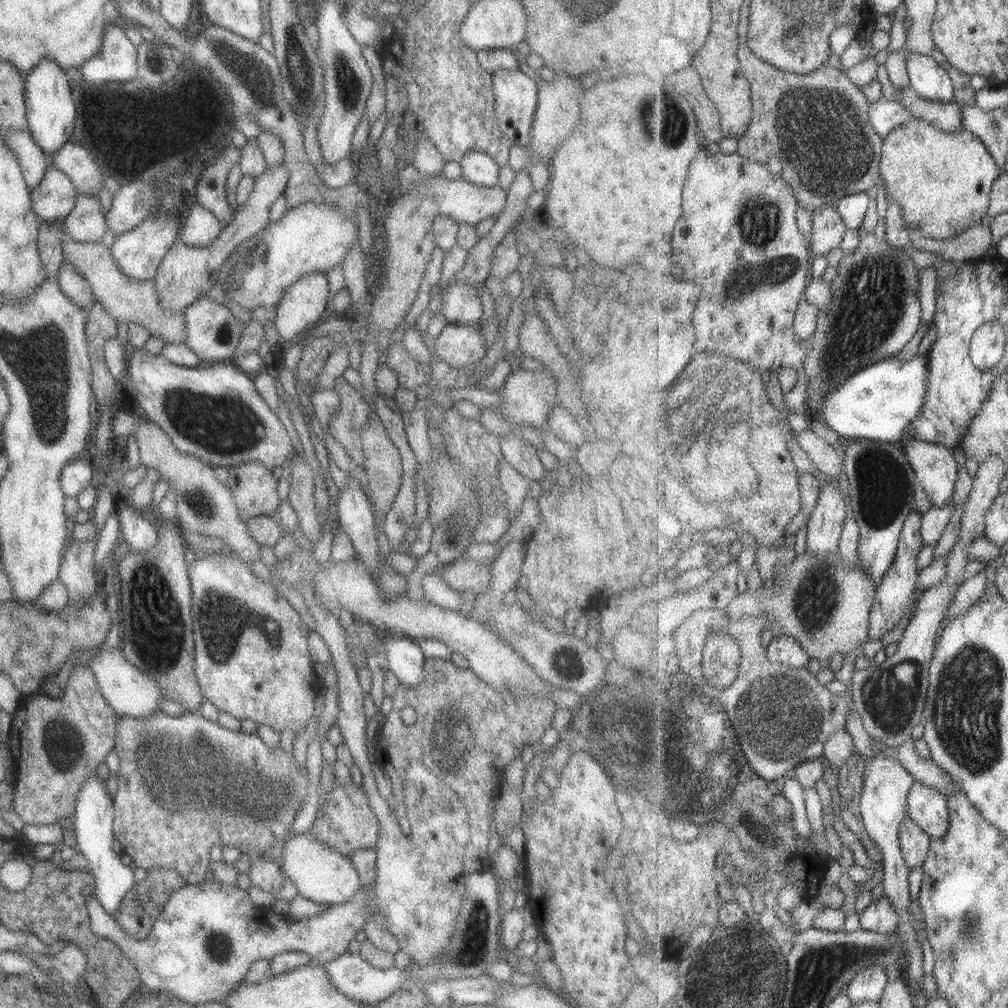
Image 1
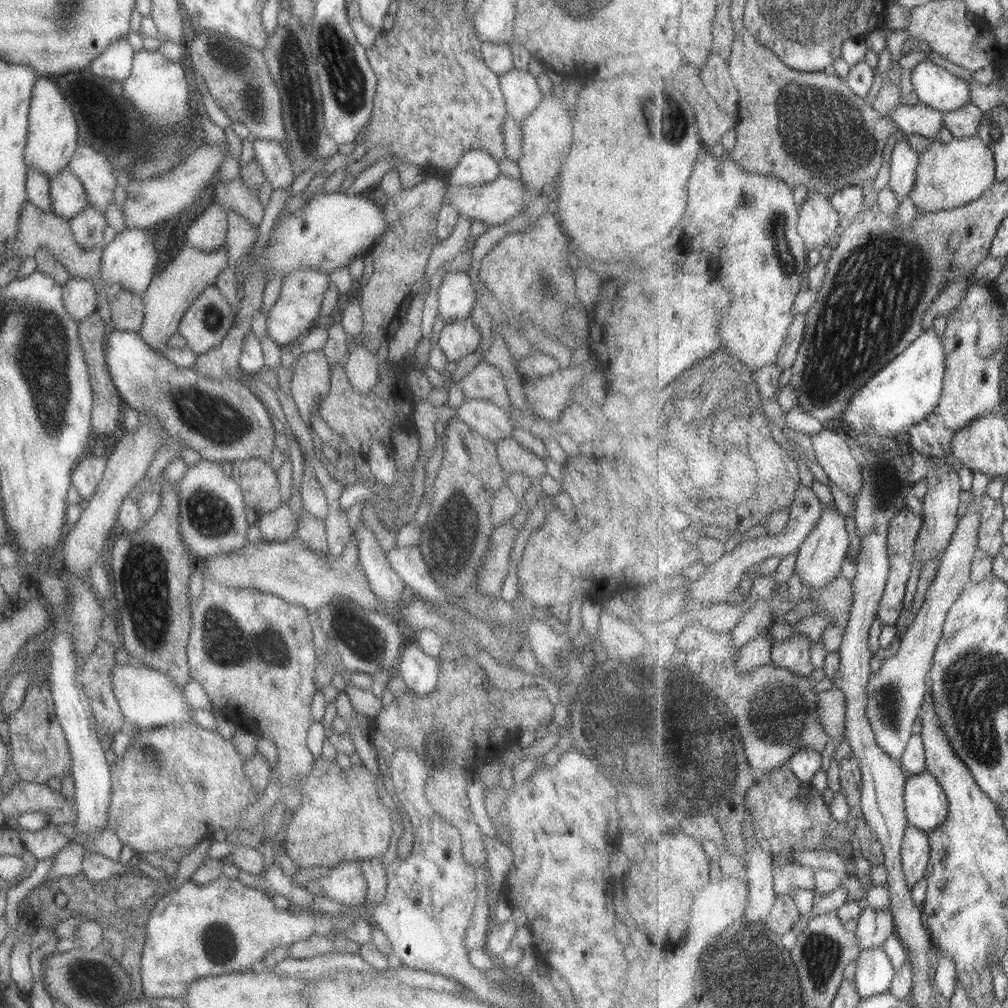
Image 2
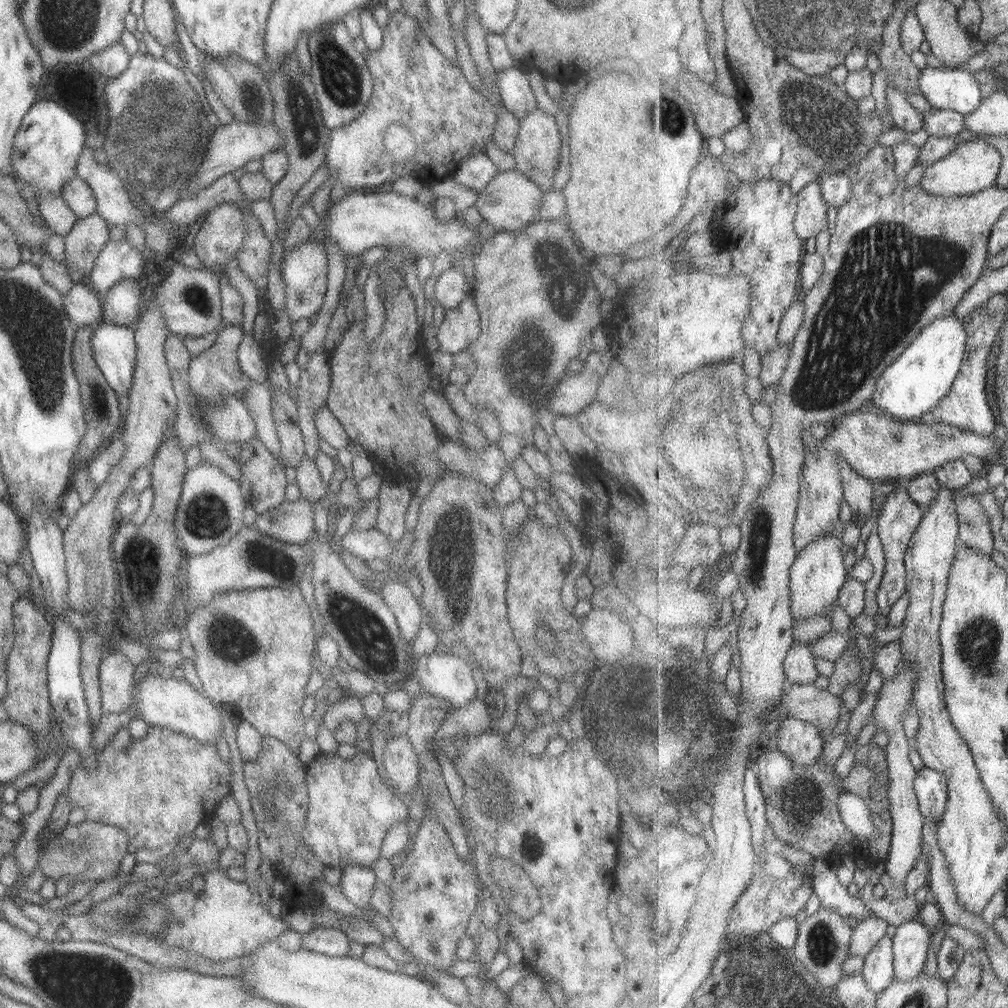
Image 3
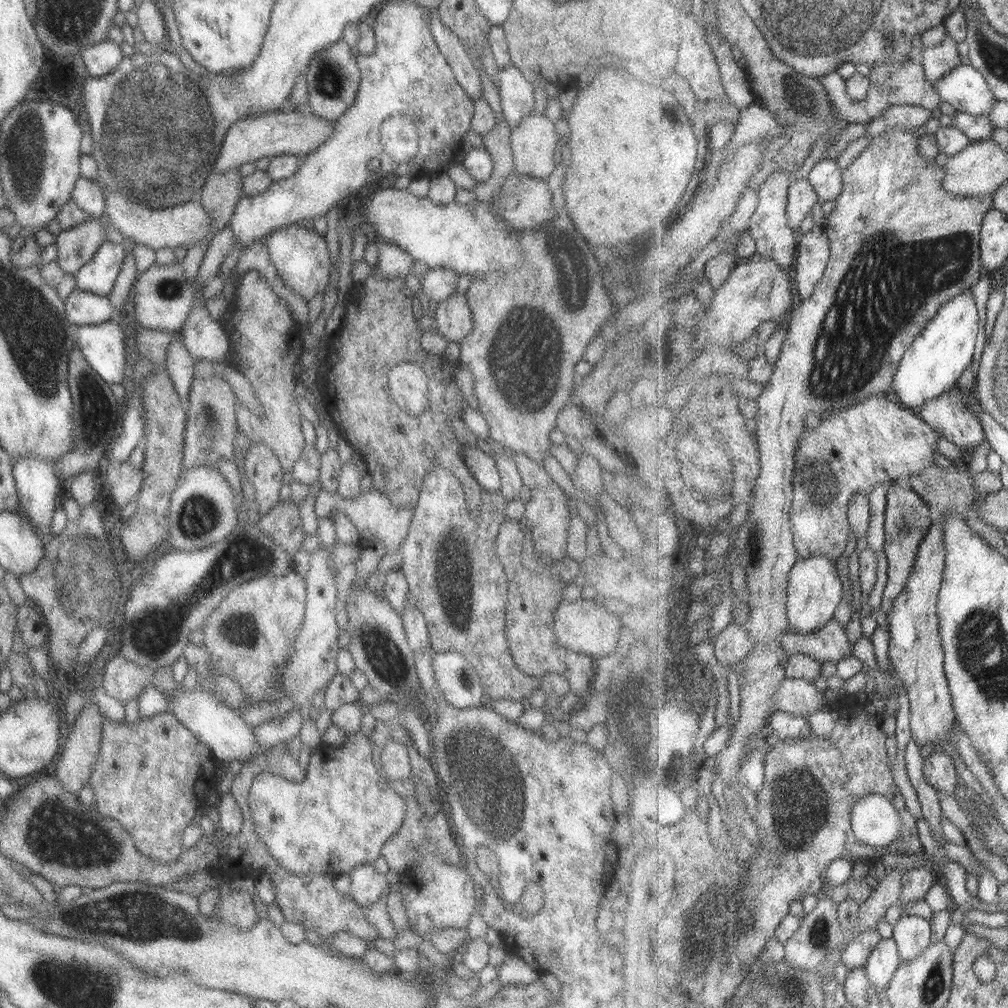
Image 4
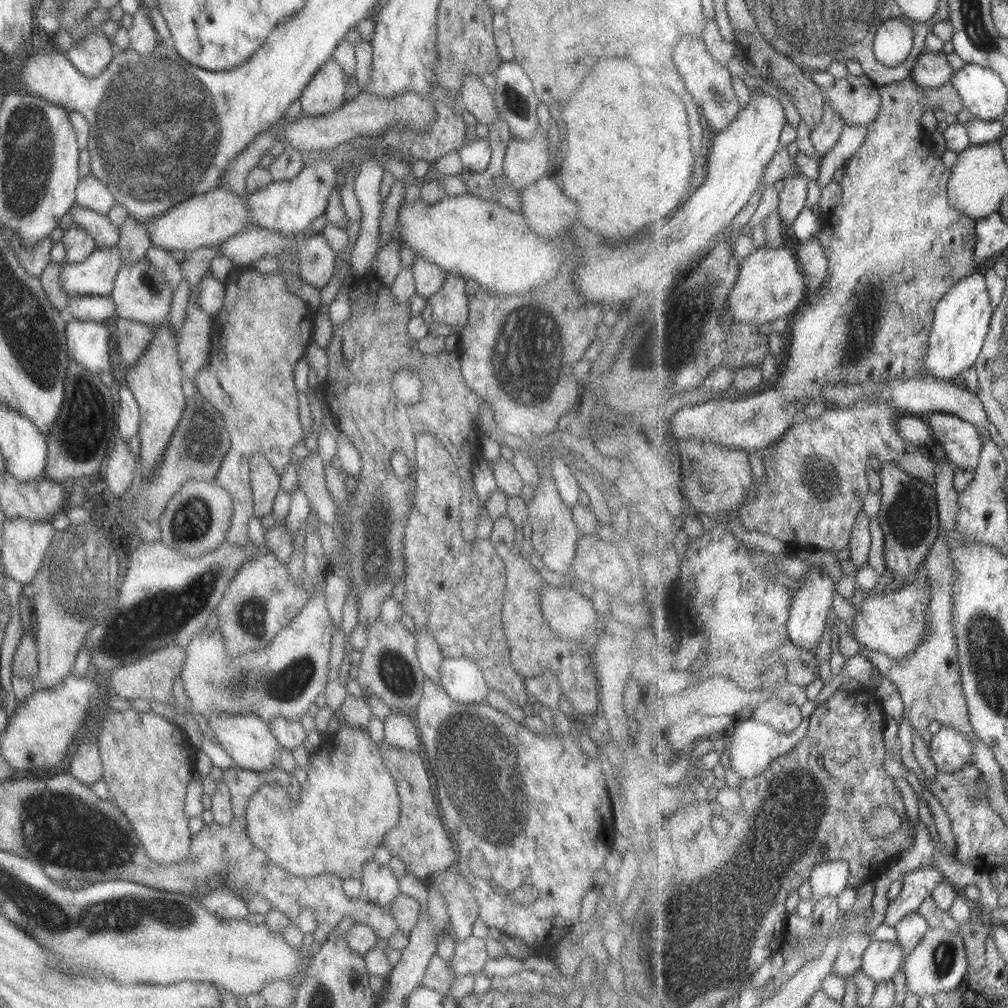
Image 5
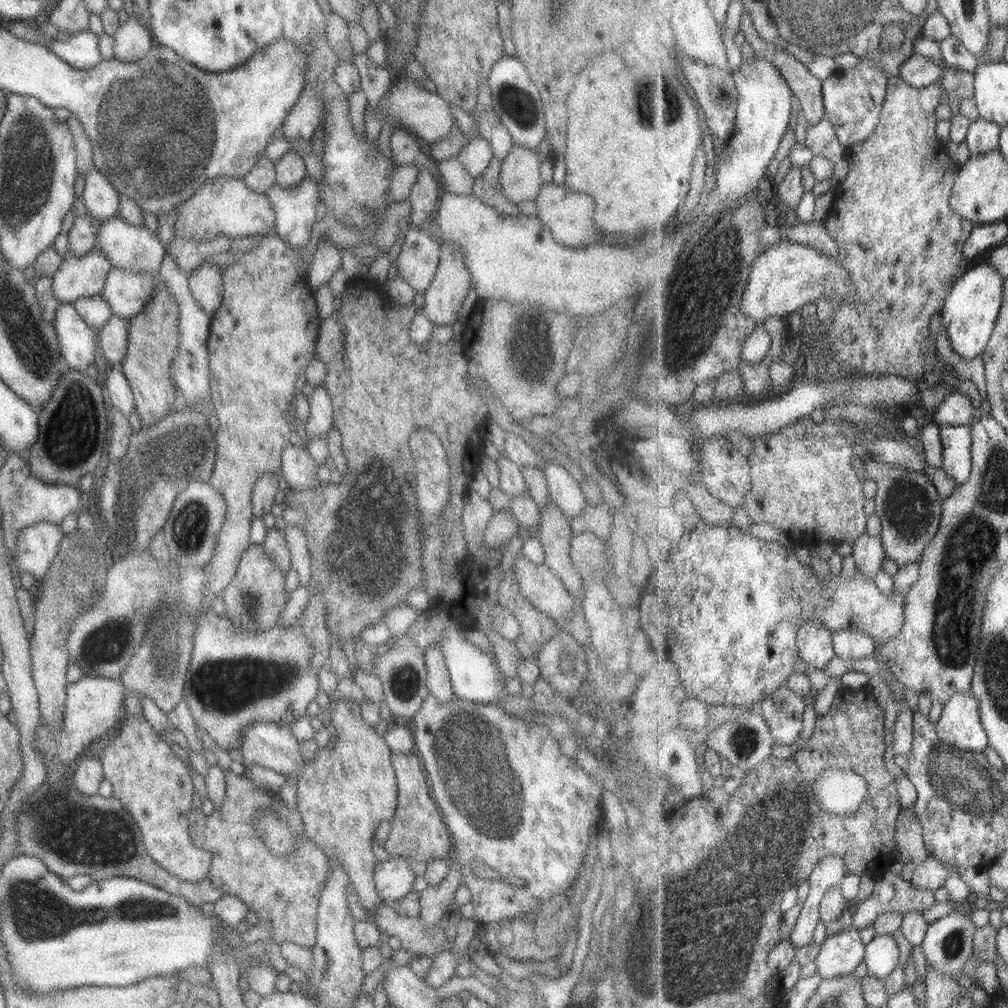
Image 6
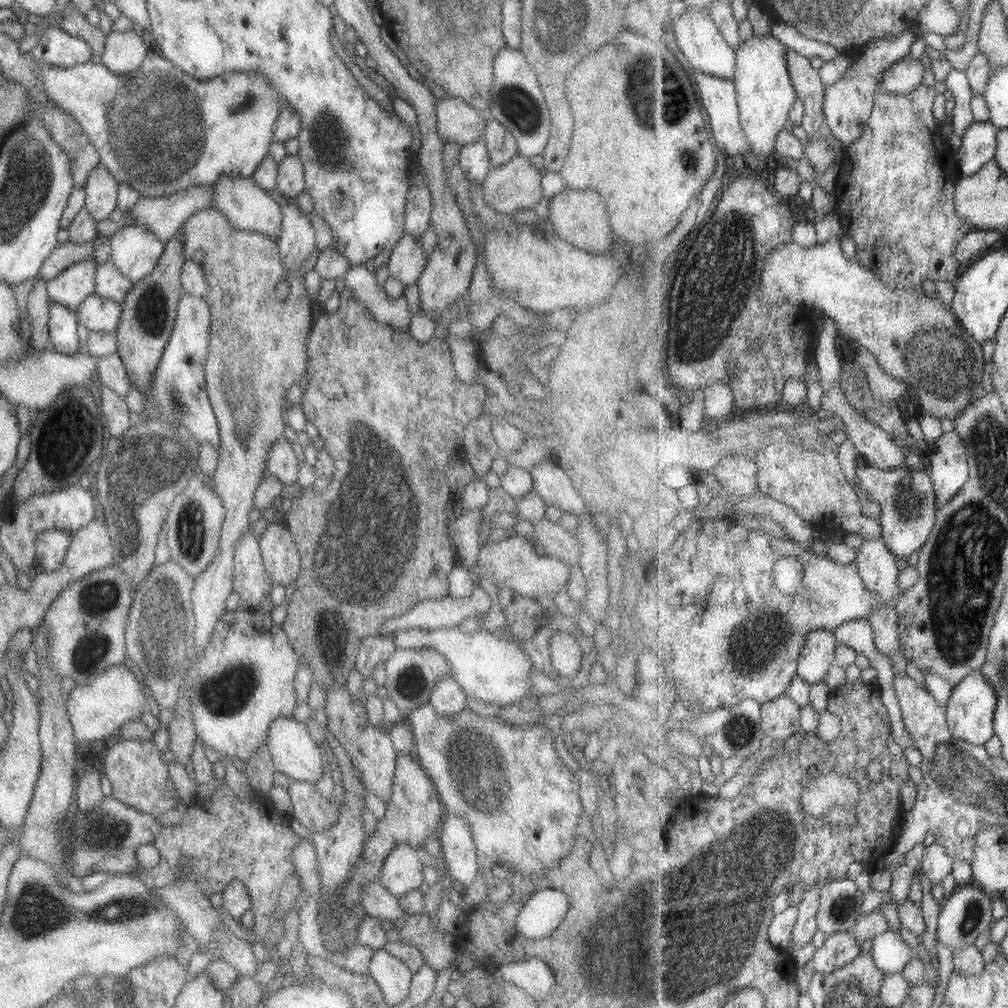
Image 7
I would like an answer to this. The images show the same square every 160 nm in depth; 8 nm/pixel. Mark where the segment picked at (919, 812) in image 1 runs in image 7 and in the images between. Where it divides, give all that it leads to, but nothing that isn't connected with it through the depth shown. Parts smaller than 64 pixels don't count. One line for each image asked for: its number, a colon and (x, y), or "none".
2: (926, 803)
3: (932, 787)
4: (940, 771)
5: (951, 749)
6: (960, 724)
7: (972, 704)

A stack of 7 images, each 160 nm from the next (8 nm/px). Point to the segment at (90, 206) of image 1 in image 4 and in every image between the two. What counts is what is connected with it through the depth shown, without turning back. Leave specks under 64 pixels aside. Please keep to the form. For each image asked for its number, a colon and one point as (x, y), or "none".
2: (86, 227)
3: (88, 234)
4: (74, 247)

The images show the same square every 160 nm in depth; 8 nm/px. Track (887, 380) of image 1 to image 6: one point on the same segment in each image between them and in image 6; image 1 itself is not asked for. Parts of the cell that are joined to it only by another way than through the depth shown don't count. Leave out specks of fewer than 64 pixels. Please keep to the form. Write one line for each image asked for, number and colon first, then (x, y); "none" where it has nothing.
2: (908, 390)
3: (917, 382)
4: (940, 359)
5: (962, 323)
6: (971, 312)

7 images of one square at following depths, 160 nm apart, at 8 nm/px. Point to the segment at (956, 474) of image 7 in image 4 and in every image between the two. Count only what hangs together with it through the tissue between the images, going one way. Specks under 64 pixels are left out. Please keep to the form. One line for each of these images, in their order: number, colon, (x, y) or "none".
4: (950, 414)
5: (961, 442)
6: (957, 441)

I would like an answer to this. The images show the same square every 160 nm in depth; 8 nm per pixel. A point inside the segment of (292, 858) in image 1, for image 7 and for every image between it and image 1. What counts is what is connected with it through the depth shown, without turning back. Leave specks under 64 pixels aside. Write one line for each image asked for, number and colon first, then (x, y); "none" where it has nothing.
2: (343, 883)
3: (356, 884)
4: (366, 887)
5: (379, 883)
6: (392, 878)
7: (400, 872)

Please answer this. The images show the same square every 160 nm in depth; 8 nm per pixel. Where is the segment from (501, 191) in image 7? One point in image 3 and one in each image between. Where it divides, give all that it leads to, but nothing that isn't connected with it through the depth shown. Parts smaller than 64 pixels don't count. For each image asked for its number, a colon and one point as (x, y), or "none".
3: (535, 151)
4: (533, 142)
5: (525, 160)
6: (519, 180)

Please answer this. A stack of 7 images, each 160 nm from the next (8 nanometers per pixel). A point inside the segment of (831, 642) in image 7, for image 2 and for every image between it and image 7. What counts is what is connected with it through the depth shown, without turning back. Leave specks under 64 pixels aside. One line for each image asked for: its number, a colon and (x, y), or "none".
2: (819, 561)
3: (819, 573)
4: (814, 593)
5: (812, 610)
6: (815, 641)

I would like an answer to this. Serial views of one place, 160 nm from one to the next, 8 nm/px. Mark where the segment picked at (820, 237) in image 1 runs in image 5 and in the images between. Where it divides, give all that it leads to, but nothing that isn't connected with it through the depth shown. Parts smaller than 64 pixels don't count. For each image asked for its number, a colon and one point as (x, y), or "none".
2: (819, 220)
3: (815, 214)
4: (803, 197)
5: (792, 199)

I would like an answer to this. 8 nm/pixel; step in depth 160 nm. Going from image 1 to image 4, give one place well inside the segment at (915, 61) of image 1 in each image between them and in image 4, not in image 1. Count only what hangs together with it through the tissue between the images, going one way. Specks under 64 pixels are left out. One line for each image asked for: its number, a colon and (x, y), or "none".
2: (934, 86)
3: (946, 88)
4: (965, 88)

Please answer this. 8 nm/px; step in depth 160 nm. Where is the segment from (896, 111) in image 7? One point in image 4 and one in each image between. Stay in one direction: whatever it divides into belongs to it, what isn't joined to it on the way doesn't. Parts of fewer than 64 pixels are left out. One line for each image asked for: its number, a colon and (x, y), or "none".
4: (894, 228)
5: (896, 246)
6: (897, 234)

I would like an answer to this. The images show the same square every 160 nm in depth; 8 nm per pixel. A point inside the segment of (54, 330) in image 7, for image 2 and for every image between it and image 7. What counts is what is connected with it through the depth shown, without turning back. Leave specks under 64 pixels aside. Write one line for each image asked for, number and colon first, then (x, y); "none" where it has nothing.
2: (221, 420)
3: (112, 346)
4: (102, 346)
5: (87, 343)
6: (76, 340)

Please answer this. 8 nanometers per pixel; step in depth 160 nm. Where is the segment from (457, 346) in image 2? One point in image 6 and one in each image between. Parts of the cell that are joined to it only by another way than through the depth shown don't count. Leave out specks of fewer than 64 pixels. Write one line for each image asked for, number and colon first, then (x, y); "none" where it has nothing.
3: (459, 328)
4: (452, 317)
5: (449, 305)
6: (442, 299)

